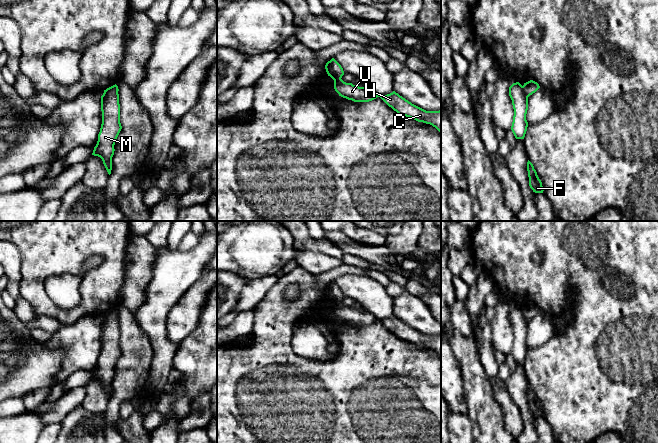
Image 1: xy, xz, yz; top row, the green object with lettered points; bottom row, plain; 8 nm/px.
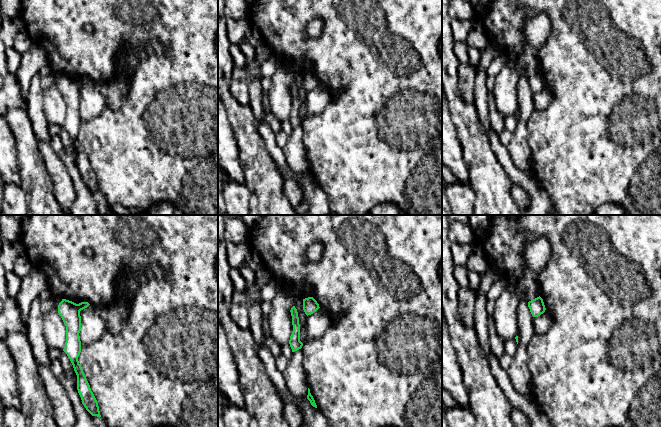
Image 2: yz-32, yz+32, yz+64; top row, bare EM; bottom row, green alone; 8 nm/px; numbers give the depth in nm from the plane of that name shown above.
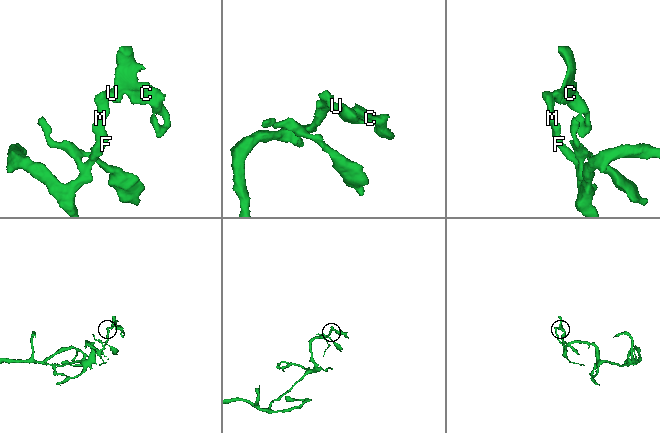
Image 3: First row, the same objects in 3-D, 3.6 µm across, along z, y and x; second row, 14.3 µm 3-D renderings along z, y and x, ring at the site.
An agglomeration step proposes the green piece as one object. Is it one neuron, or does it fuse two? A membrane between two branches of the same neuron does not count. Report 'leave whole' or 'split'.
split

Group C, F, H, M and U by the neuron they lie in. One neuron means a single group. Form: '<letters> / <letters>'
C H U / F M

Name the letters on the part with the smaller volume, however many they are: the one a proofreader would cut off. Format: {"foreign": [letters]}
{"foreign": ["C", "H", "U"]}

